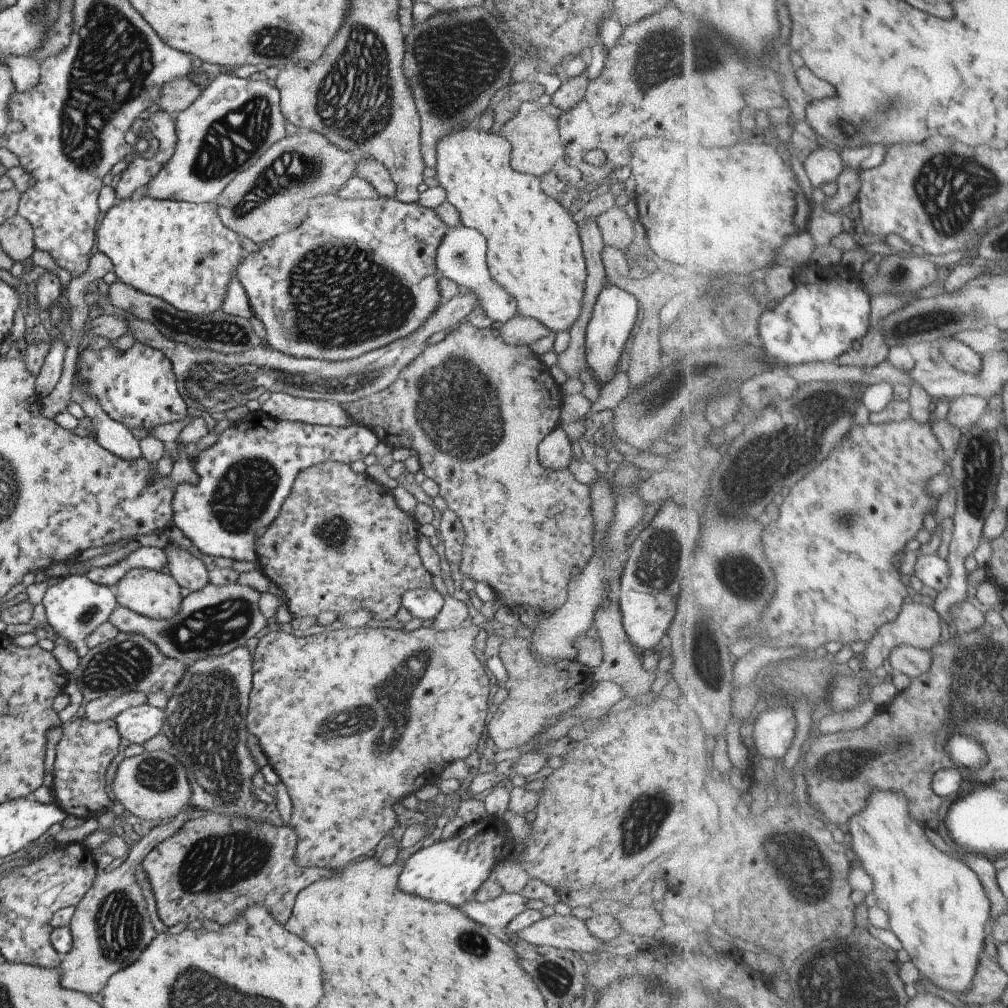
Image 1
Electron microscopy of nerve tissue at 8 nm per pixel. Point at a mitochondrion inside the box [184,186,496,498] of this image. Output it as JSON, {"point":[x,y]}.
{"point":[338,297]}

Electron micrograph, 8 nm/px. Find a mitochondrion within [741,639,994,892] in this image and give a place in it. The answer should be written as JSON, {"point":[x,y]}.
{"point":[842,696]}

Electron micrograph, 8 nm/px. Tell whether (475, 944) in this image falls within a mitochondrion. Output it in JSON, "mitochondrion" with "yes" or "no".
{"mitochondrion":"yes"}

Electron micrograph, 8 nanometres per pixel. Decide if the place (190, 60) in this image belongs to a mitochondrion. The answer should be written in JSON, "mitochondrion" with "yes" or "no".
{"mitochondrion":"no"}

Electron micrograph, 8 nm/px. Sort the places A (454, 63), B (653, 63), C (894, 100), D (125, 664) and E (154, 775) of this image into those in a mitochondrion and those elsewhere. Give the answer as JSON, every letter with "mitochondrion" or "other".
{"A":"mitochondrion","B":"mitochondrion","C":"mitochondrion","D":"mitochondrion","E":"mitochondrion"}

